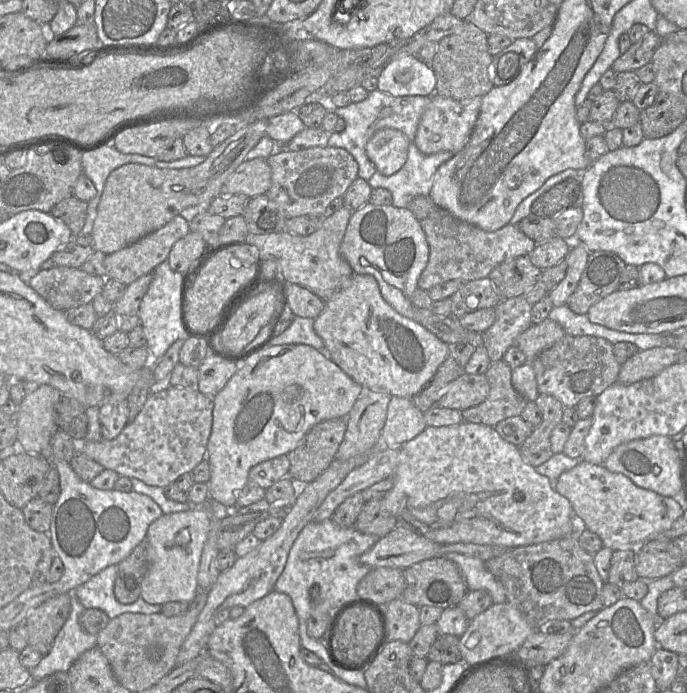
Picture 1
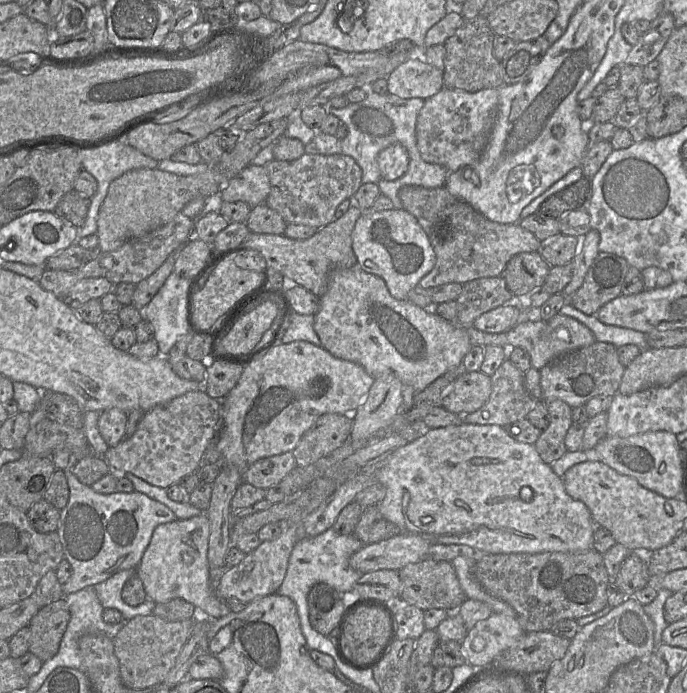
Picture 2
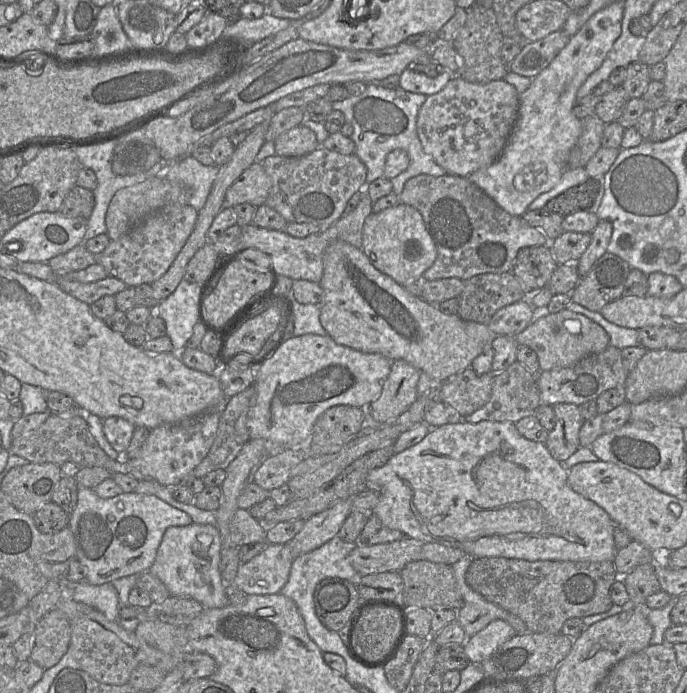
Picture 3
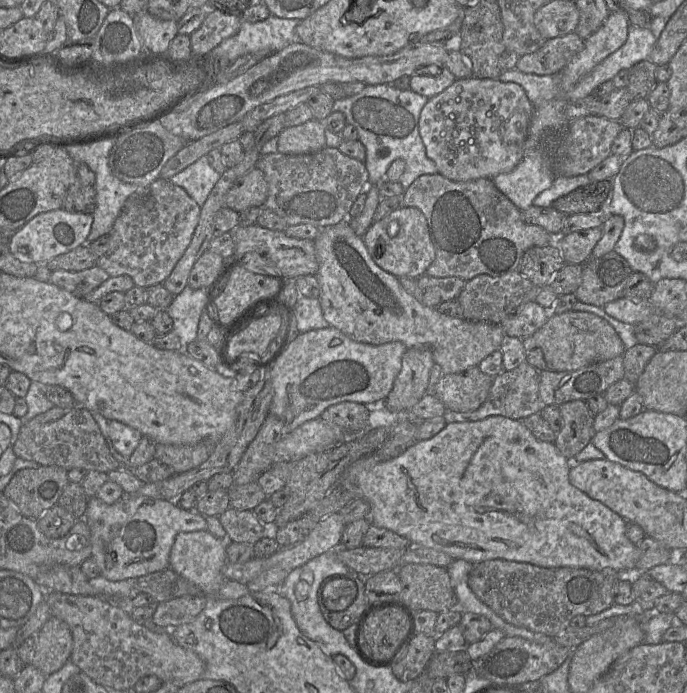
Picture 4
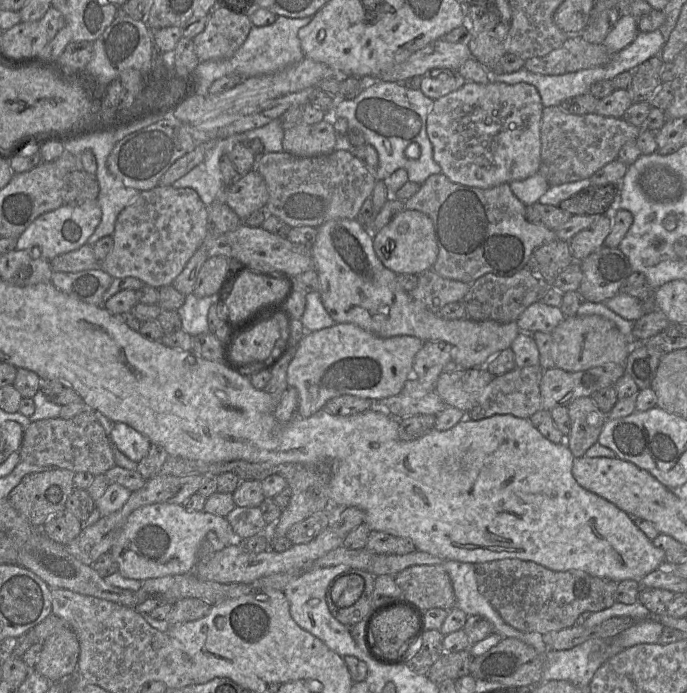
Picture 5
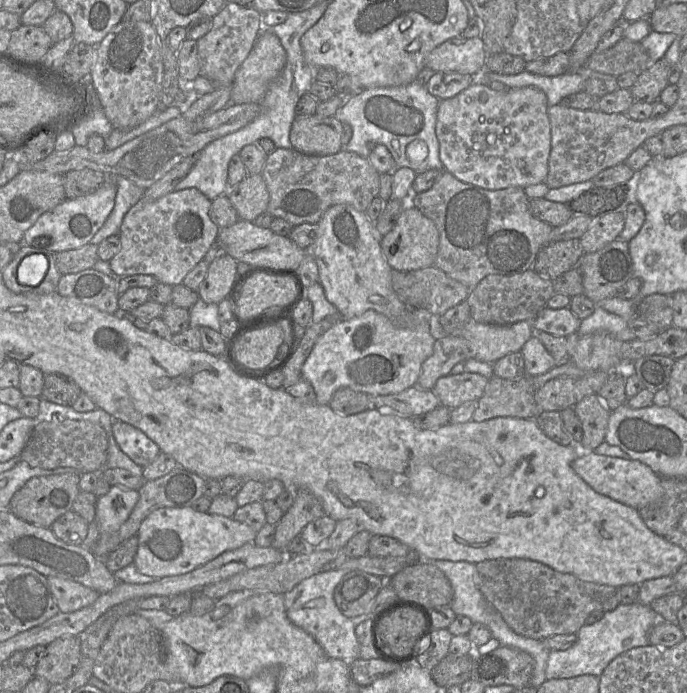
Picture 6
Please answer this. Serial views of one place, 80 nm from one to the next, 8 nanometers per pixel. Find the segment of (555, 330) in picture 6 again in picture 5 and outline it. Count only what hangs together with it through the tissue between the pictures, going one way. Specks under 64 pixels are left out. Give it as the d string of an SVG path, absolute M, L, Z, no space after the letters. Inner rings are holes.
M542 302L530 305L515 321L522 333L550 333L565 319L559 307Z

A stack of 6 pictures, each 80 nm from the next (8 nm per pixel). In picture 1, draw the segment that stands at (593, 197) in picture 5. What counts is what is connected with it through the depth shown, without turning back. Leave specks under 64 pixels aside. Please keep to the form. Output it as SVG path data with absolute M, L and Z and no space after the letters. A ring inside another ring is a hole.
M569 177L540 194L531 205L531 214L553 219L567 209L581 208L582 203L581 177Z

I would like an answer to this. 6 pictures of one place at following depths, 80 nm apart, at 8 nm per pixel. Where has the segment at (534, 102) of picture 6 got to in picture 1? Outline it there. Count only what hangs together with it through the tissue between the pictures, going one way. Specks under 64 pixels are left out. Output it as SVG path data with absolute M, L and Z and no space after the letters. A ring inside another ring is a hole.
M434 93L418 124L415 144L419 151L431 155L442 151L457 153L462 150L474 129L481 103L482 96L456 100Z

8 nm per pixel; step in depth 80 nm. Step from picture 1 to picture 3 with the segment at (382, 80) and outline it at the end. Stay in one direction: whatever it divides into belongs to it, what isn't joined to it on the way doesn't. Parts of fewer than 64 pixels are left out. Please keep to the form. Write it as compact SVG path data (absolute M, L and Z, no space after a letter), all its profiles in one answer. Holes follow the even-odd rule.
M434 63L438 75L429 77L424 73L413 71L410 67L399 75L399 88L407 92L426 96L436 94L451 80L452 74L438 63Z

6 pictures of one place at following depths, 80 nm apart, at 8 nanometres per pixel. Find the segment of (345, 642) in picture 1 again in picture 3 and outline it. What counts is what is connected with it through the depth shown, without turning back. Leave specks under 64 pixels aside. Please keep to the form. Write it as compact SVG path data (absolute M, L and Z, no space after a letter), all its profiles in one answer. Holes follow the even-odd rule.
M370 607L362 613L349 641L360 657L375 661L392 651L403 628L403 617L394 608Z

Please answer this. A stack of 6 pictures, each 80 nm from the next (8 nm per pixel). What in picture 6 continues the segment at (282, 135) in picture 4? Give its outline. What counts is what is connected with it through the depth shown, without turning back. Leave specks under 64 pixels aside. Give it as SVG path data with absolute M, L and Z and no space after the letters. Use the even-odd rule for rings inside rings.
M297 114L289 133L294 150L305 155L326 156L343 149L343 125L335 117Z

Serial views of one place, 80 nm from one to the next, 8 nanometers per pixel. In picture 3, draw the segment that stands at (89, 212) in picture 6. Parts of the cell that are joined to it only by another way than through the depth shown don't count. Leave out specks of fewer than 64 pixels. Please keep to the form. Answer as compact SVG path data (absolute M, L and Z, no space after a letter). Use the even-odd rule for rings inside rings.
M39 212L14 225L2 238L4 254L19 263L48 263L50 259L64 254L79 245L85 235L88 220L70 218L58 212Z

